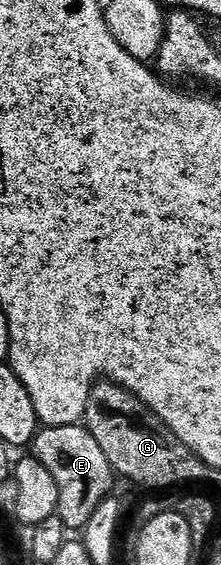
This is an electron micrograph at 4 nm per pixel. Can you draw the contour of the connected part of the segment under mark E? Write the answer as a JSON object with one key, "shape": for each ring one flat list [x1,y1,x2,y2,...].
{"shape":[[56,423,54,427,44,427,36,432,33,456,41,462,41,466,45,466,45,470,49,470,49,474,53,474,53,482,57,482,57,519,63,523,64,529,83,530,93,512,101,506,104,499,112,495,111,487,117,483,117,477,109,466,109,458,105,458,101,446,97,446,97,438,93,438,93,434,89,434,89,430,82,423]]}

